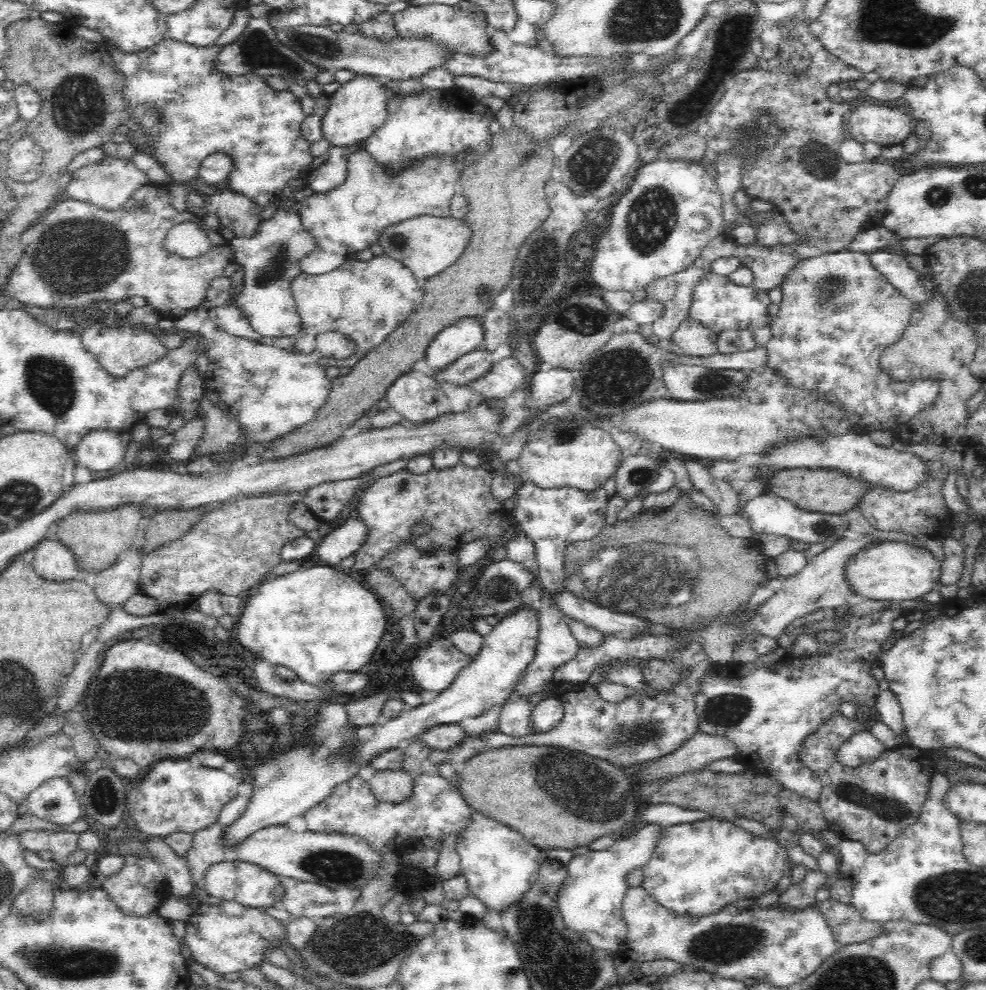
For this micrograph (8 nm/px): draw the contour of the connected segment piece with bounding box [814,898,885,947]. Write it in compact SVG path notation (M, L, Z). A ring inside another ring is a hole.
M831 898L814 904L822 907L838 947L871 942L885 934L884 923L864 920L850 904L836 902Z

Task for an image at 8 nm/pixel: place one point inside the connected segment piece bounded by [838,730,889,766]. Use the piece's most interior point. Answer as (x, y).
(862, 747)

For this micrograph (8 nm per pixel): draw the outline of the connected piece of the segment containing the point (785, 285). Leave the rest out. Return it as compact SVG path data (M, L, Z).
M850 250L828 251L824 254L812 255L808 258L800 259L800 262L797 262L792 267L792 270L788 271L788 274L784 277L779 288L782 293L779 310L772 322L768 324L772 330L772 338L763 346L766 348L767 362L765 366L782 378L782 381L784 381L786 385L794 389L802 389L808 393L814 393L818 395L822 401L829 402L832 406L835 406L835 408L839 408L853 432L869 433L873 430L890 430L890 427L895 422L901 424L908 422L913 414L916 414L922 407L934 401L934 398L938 396L940 387L938 387L938 383L934 380L897 380L896 378L891 378L890 375L886 375L884 369L881 367L881 359L883 358L884 352L893 345L896 345L896 342L902 339L902 336L908 329L912 321L914 304L907 298L904 298L904 295L901 295L899 291L888 282L888 279L880 273L880 271L876 270L876 267L871 263L870 254Z

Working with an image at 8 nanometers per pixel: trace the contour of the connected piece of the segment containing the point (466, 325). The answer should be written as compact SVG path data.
M481 317L460 318L442 330L428 348L425 360L433 371L440 370L454 360L481 349L485 344L485 329Z

